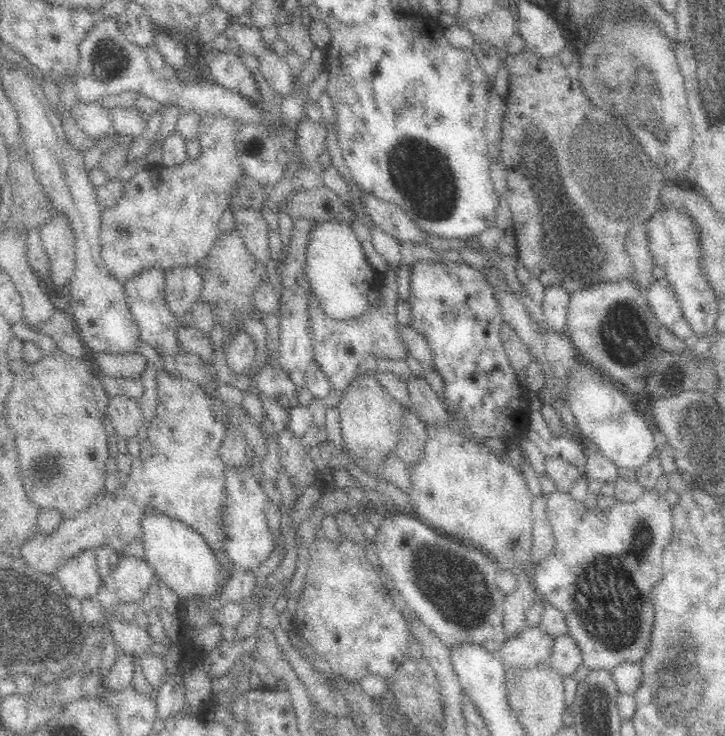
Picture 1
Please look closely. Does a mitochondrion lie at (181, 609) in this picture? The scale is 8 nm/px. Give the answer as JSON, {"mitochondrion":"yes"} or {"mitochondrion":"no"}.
{"mitochondrion":"no"}

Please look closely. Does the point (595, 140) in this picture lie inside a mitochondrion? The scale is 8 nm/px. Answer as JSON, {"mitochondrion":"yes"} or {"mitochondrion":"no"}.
{"mitochondrion":"no"}

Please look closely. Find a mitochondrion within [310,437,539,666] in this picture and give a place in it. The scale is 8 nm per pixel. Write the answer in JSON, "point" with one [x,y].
{"point":[452,582]}

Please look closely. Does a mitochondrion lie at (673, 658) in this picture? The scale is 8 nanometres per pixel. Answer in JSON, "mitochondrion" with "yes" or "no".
{"mitochondrion":"yes"}

